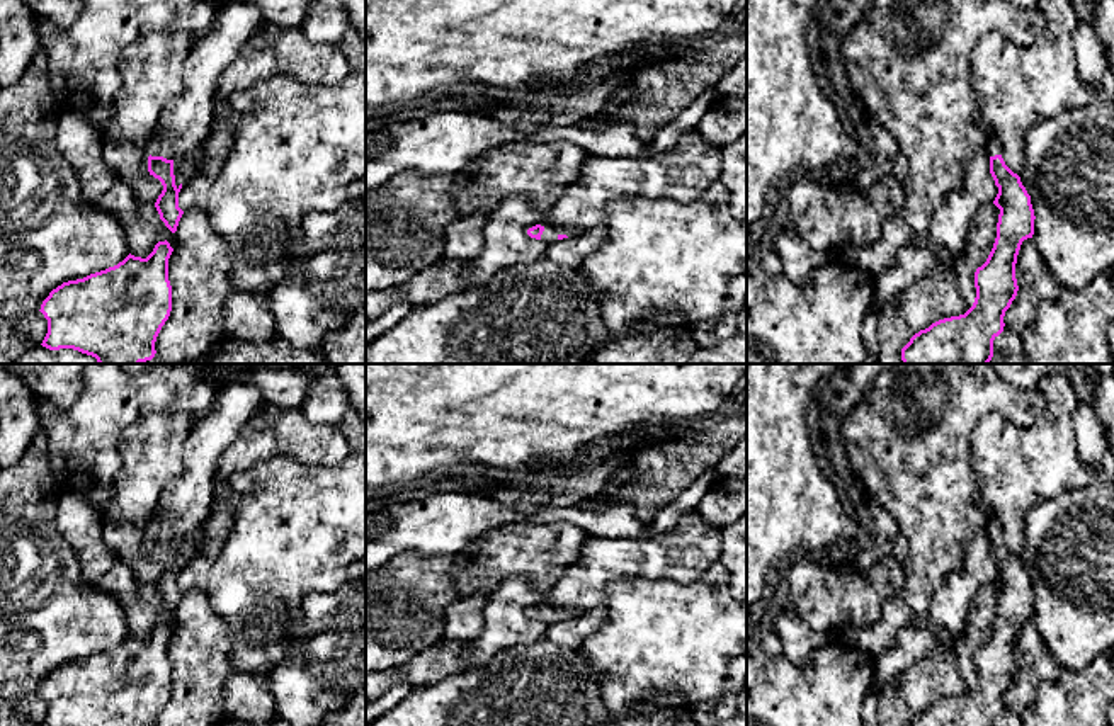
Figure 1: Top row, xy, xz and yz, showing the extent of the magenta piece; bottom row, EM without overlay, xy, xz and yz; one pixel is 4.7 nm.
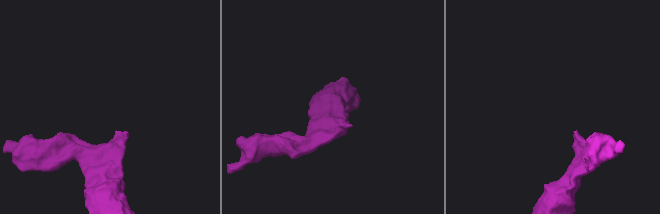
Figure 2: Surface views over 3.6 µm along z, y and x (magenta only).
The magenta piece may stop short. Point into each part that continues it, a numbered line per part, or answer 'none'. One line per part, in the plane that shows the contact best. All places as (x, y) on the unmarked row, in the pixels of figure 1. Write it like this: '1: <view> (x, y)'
1: xy (186, 500)

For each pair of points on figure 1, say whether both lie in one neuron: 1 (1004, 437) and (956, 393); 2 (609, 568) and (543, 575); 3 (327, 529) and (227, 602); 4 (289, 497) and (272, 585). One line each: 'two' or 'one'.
1: two
2: two
3: one
4: one

